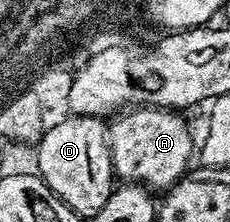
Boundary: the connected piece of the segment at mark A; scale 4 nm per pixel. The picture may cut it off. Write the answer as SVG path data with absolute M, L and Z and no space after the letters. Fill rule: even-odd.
M134 107L119 112L113 118L115 121L108 125L115 174L123 182L145 185L154 191L168 190L185 177L192 165L190 156L196 153L196 137L194 141L182 117L185 116L181 112L153 107Z

